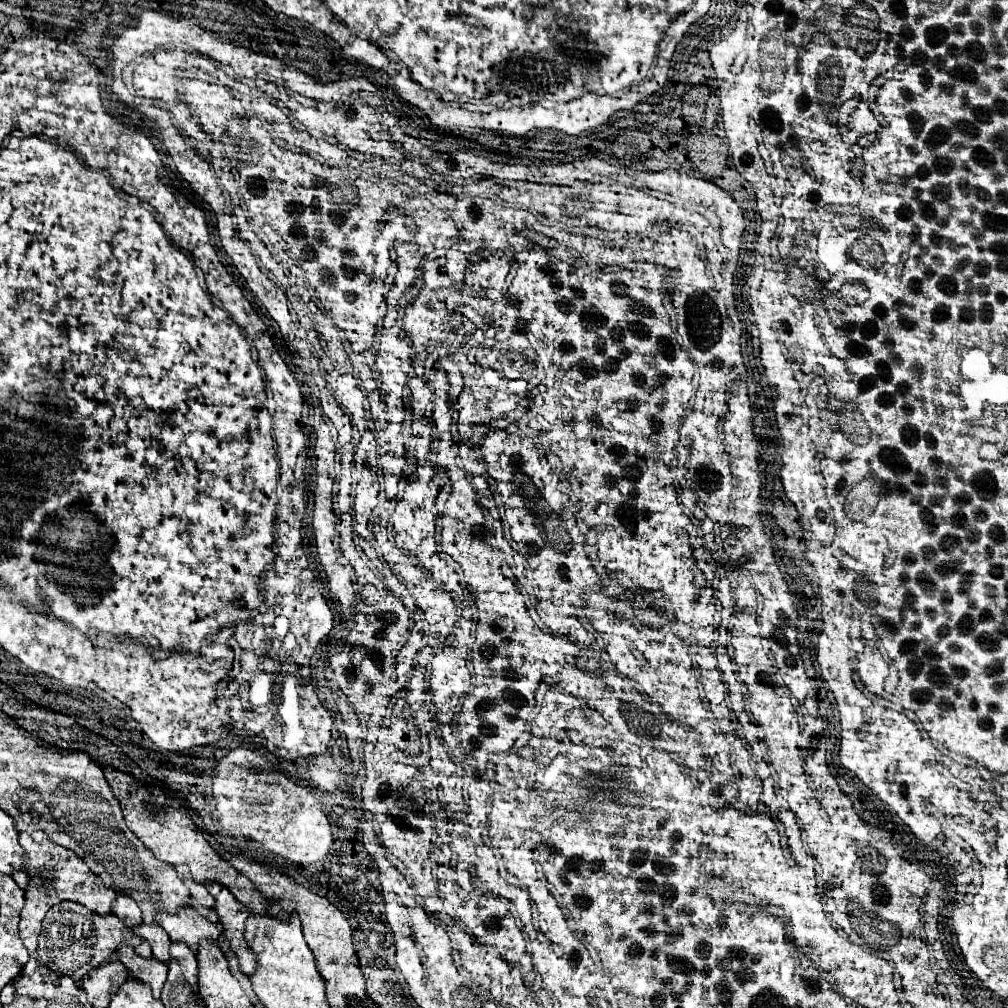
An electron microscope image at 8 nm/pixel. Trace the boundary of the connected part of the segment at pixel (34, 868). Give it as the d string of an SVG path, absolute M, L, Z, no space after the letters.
M19 832L19 844L23 846L23 852L25 852L23 870L29 874L29 884L25 888L25 906L23 906L21 922L19 922L19 936L23 940L23 946L29 950L29 954L37 952L41 920L45 918L47 910L55 906L57 902L71 900L101 916L111 912L115 890L103 886L99 876L93 874L89 866L73 850L53 844L43 832Z

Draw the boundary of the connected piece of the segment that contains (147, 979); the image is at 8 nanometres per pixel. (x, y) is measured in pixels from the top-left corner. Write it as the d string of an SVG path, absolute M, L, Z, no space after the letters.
M127 944L117 946L115 952L119 954L119 962L129 970L129 974L133 974L137 980L143 980L145 984L149 984L153 990L153 998L159 998L163 982L165 982L167 966L163 962L157 962L155 958L137 956L135 950Z

